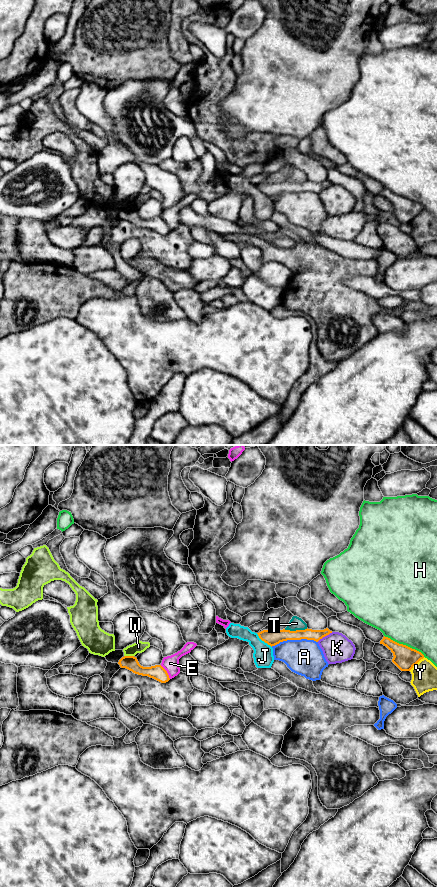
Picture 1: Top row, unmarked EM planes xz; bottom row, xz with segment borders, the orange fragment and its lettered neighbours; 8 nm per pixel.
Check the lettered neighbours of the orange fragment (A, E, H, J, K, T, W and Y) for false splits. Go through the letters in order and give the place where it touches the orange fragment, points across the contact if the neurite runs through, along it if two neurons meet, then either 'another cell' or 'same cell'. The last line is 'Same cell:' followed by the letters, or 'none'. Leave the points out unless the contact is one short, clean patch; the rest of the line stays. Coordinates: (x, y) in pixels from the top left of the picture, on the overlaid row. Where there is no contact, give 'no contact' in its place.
A: xz (294, 639) | along xz (317, 641), (287, 639), (271, 646) | another cell
E: xz (166, 672) | another cell
H: xz (404, 645) | another cell
J: xz (263, 640) | another cell
K: xz (324, 636) | another cell
T: xz (296, 630) | along xz (307, 628), (299, 630), (284, 629) | another cell
W: xz (129, 656) | another cell
Y: xz (416, 663) | another cell
Same cell: none

